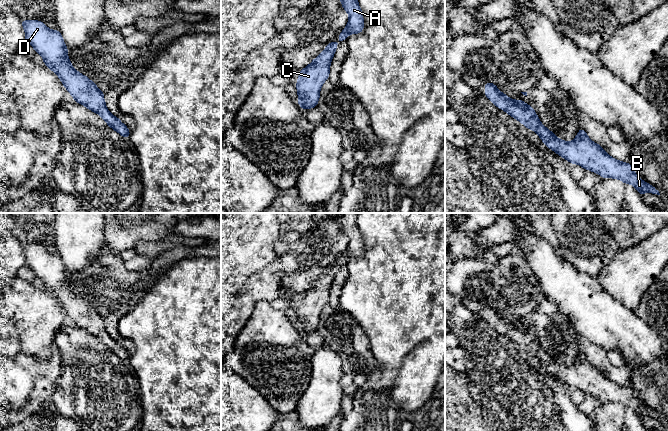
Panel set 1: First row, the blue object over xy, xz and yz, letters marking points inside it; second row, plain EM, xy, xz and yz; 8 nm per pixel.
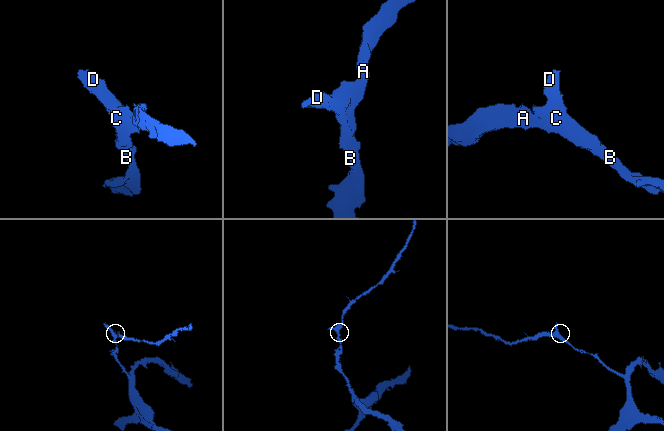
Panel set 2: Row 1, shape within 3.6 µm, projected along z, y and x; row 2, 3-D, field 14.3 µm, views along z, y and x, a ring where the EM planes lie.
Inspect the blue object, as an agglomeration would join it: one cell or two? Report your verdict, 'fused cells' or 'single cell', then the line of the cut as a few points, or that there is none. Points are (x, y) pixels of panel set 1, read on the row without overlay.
single cell | no cut

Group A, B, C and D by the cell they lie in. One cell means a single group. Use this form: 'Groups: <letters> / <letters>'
Groups: A B C D

